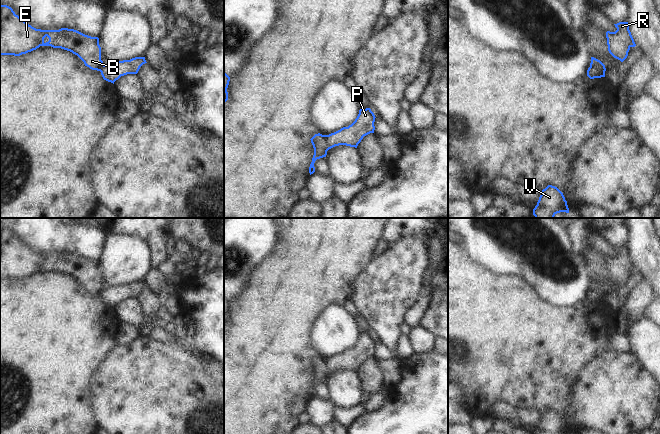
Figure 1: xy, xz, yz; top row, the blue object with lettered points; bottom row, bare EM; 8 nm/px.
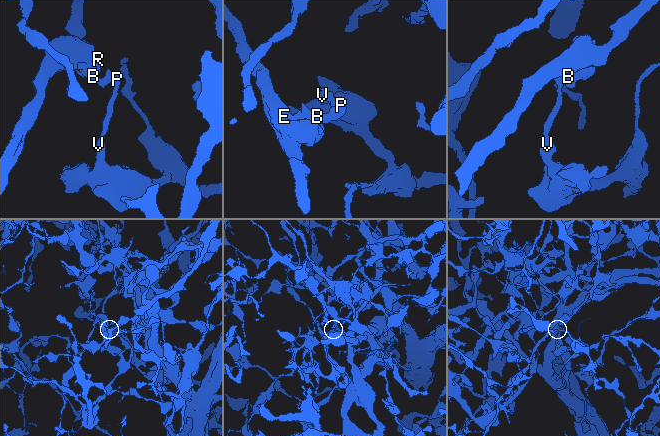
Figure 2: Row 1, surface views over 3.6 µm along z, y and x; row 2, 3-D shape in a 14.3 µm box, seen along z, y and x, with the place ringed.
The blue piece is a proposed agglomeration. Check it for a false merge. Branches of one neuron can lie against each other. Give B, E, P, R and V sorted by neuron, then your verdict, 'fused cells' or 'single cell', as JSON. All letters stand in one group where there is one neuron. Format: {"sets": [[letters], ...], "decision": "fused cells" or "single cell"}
{"sets": [["B", "E", "R"], ["P", "V"]], "decision": "fused cells"}

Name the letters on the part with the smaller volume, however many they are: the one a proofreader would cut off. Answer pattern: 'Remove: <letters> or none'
Remove: P, V

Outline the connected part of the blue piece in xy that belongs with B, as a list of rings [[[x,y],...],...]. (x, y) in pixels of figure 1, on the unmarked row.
[[[0,229],[0,279],[20,280],[40,270],[70,275],[92,294],[100,295],[104,290],[98,261],[68,252],[36,253],[16,239],[11,231]]]

